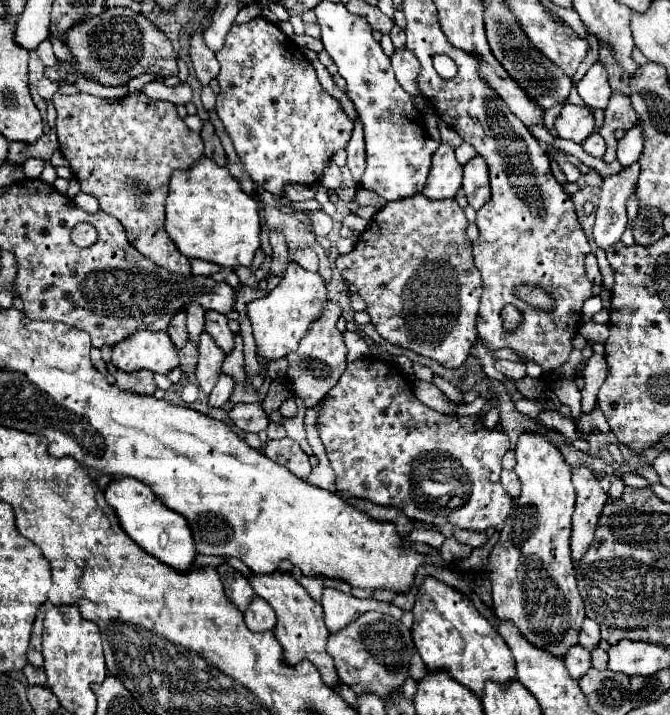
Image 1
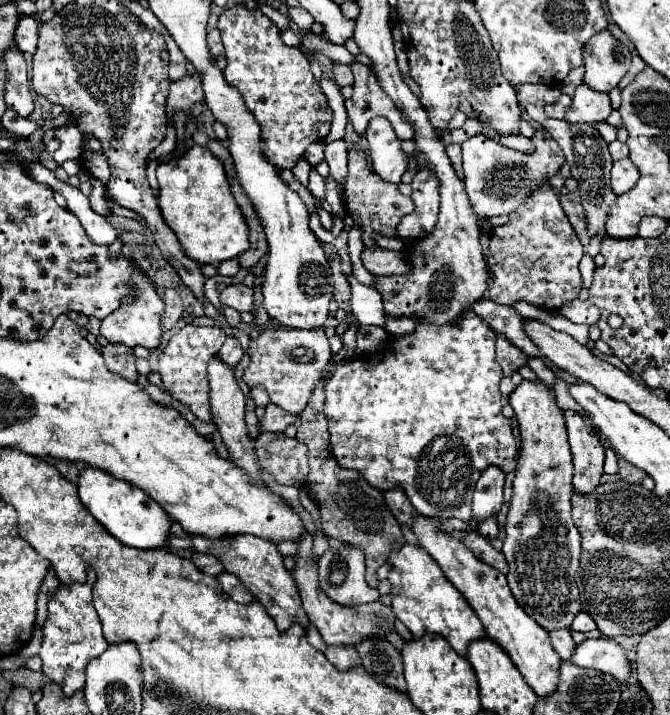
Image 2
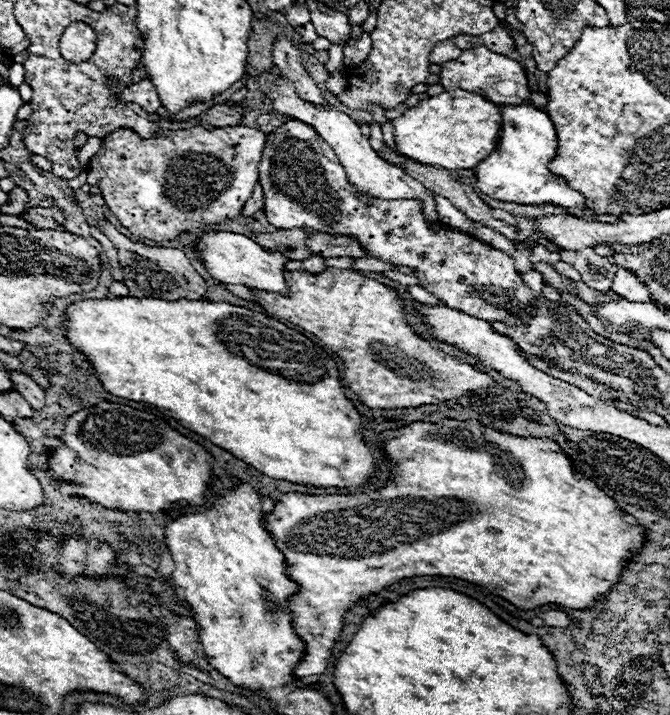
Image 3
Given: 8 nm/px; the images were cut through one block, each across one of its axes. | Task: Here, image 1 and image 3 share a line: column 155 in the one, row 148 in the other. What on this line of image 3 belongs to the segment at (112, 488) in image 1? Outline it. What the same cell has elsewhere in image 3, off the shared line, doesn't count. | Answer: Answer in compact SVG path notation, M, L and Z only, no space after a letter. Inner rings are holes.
M508 104L500 106L502 130L500 142L496 148L474 168L476 170L476 186L480 192L488 194L494 200L518 202L518 204L558 204L566 208L584 210L584 196L576 190L570 190L564 178L548 172L548 162L556 156L558 138L554 132L554 124L550 116L532 106L532 104Z

